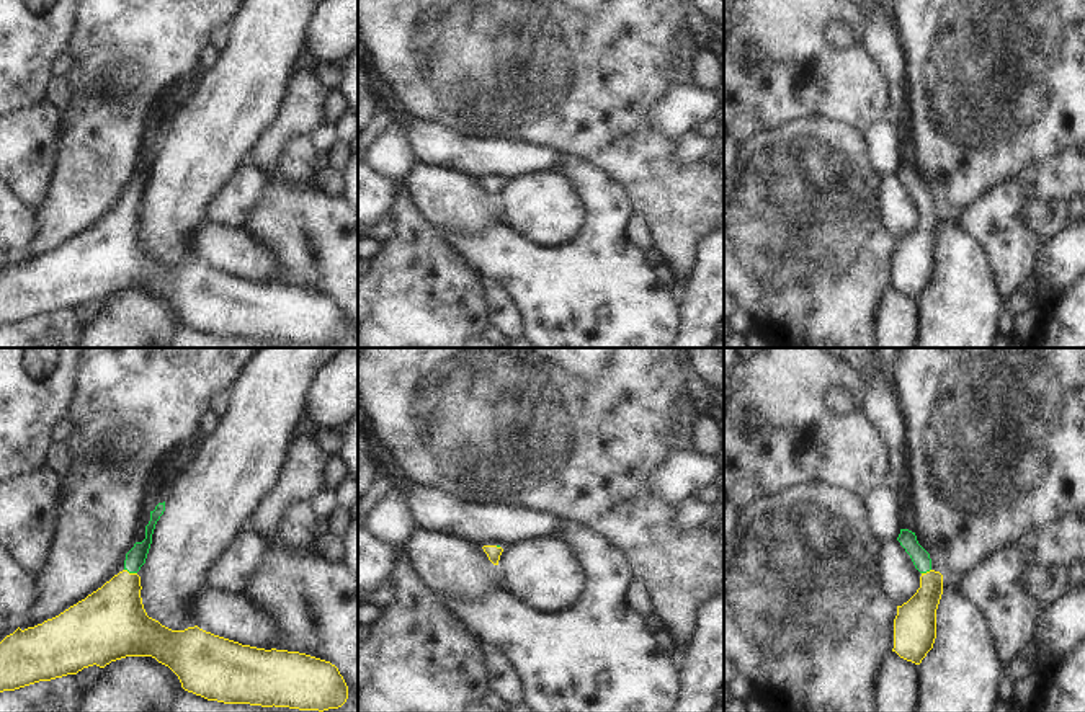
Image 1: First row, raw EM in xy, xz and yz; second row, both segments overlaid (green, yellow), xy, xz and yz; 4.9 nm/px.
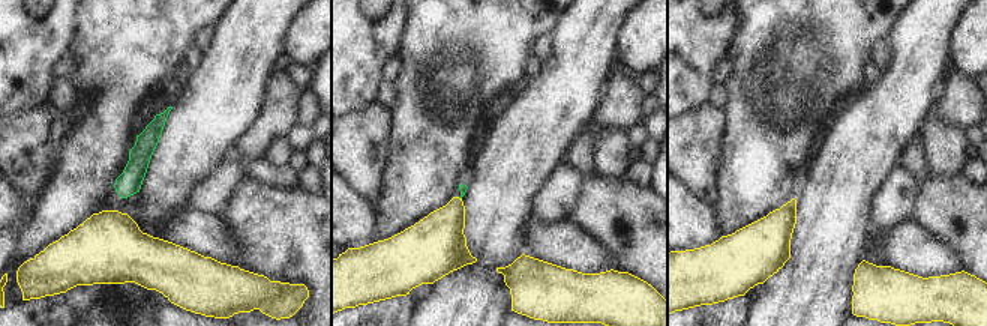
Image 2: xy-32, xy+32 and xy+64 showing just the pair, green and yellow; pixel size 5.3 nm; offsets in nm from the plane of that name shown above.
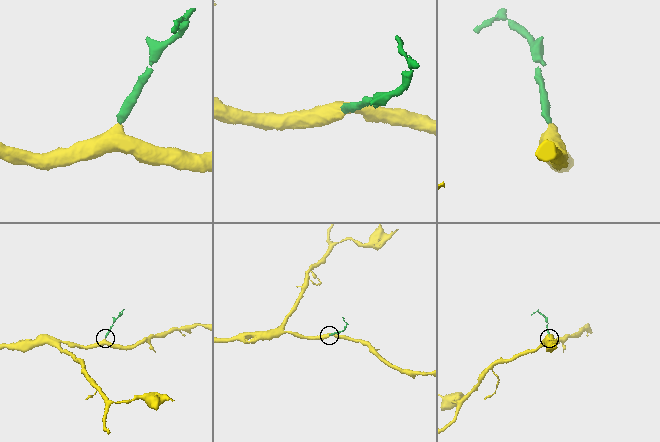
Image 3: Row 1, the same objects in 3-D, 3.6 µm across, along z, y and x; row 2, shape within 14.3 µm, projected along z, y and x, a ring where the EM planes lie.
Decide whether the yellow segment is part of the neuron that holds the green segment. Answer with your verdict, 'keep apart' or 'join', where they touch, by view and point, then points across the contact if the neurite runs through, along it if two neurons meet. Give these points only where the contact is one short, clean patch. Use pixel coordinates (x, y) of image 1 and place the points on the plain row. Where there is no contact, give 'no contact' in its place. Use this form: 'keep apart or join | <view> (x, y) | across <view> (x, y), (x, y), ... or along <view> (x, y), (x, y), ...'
join | xy (131, 206) | across xy (136, 191), (131, 206), (113, 253)

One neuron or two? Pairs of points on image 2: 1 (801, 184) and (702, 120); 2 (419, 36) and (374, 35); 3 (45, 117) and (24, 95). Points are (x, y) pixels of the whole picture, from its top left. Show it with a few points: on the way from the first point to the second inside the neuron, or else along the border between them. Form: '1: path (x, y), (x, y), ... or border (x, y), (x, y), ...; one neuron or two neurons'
1: border (726, 107), (728, 131), (720, 170); two neurons
2: border (408, 15), (407, 35), (396, 54); two neurons
3: border (48, 102), (15, 114); two neurons

